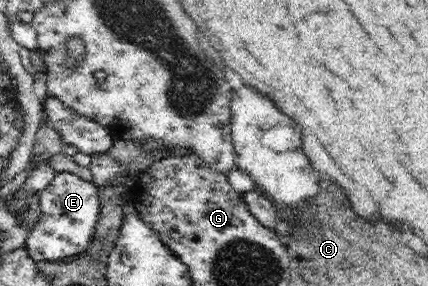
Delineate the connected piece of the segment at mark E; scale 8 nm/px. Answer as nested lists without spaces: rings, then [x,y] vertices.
[[[58,172],[54,182],[39,194],[39,207],[41,217],[24,246],[35,263],[76,257],[88,250],[101,213],[99,189],[93,183],[71,172]]]

